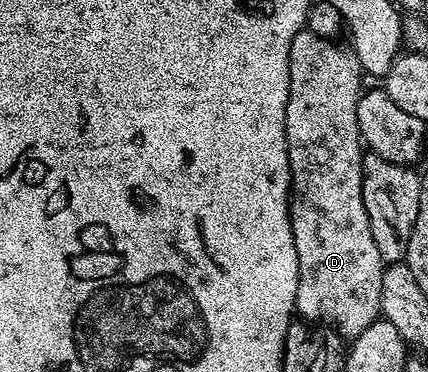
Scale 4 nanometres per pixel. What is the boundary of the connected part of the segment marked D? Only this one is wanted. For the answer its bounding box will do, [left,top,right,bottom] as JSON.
[285,30,386,338]

